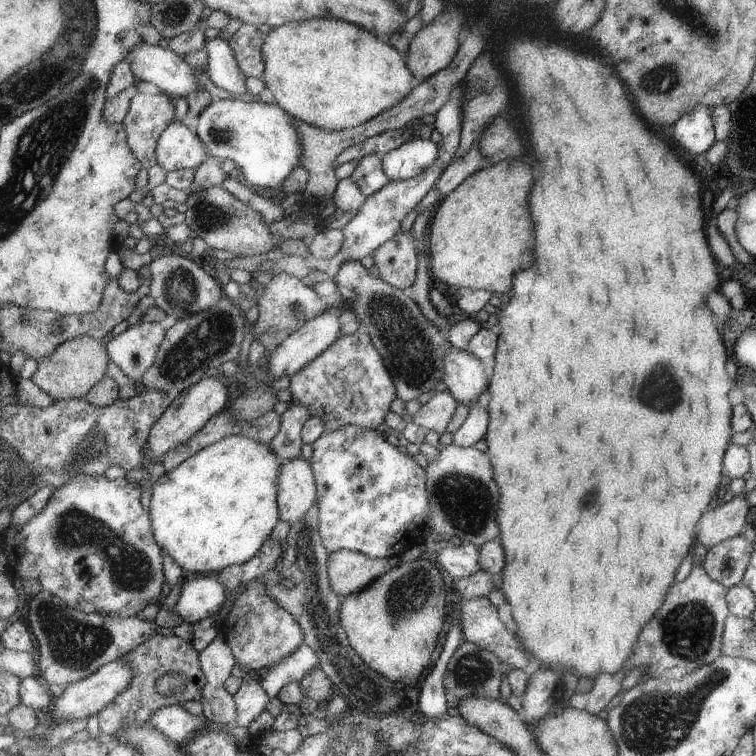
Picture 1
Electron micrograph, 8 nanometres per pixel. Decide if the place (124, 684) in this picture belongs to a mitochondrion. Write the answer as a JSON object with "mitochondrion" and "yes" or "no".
{"mitochondrion":"no"}

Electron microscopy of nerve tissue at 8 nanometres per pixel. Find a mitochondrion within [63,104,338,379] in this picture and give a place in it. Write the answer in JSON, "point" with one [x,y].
{"point":[180,289]}

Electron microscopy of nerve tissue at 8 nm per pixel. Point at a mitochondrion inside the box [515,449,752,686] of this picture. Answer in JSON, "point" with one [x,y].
{"point":[687,632]}

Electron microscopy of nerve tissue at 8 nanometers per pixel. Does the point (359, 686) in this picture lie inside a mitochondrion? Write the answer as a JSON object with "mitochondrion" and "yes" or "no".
{"mitochondrion":"yes"}

